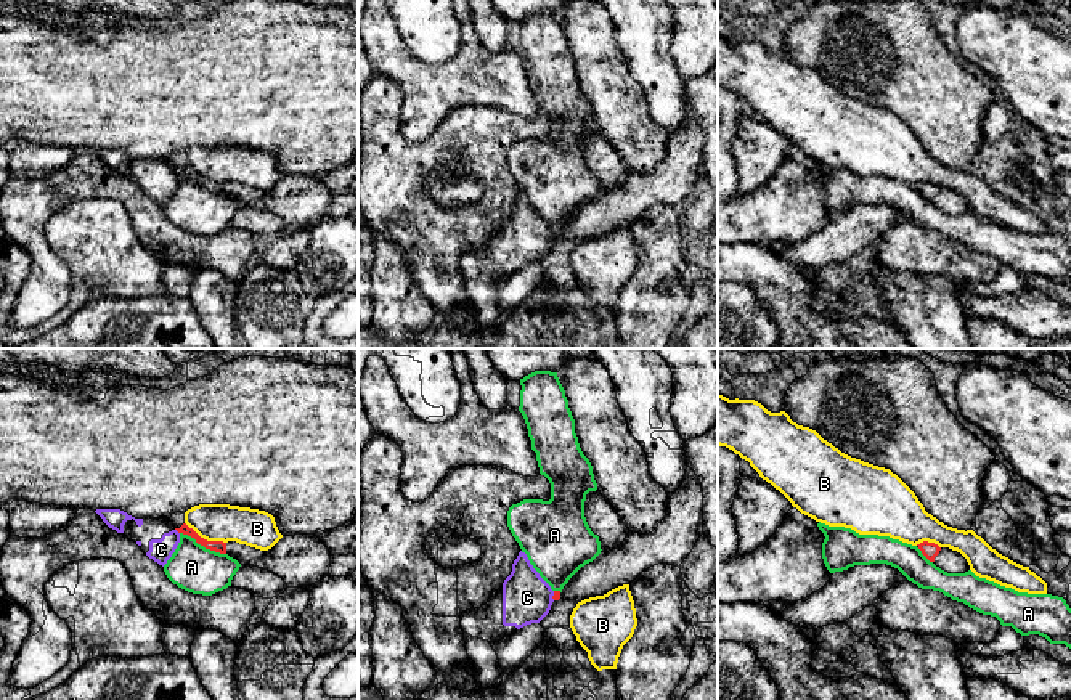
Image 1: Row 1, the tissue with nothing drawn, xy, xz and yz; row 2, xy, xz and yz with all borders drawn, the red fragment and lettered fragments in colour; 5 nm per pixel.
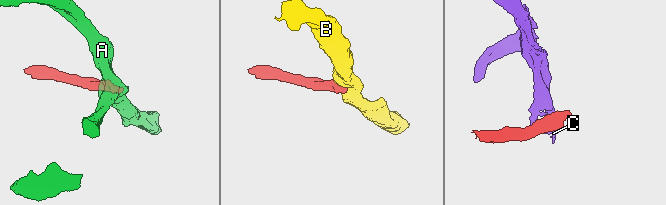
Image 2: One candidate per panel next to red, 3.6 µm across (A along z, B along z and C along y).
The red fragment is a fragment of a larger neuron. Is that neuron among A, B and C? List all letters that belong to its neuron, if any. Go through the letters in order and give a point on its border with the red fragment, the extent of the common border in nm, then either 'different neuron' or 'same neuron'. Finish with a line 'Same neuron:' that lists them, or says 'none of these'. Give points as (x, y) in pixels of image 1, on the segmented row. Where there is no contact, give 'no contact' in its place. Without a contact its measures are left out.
A: contact xy (203, 545); length 260 nm; different neuron
B: contact xy (206, 540); length 240 nm; different neuron
C: contact xy (177, 530); length 40 nm; different neuron
Same neuron: none of these

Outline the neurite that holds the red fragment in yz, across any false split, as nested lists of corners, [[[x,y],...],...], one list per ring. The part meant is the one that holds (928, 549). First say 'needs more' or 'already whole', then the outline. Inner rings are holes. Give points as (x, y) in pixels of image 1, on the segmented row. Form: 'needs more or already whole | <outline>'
needs more | [[[928,541],[917,544],[917,547],[930,562],[947,573],[965,573],[970,570],[967,559],[957,551],[939,547]]]

